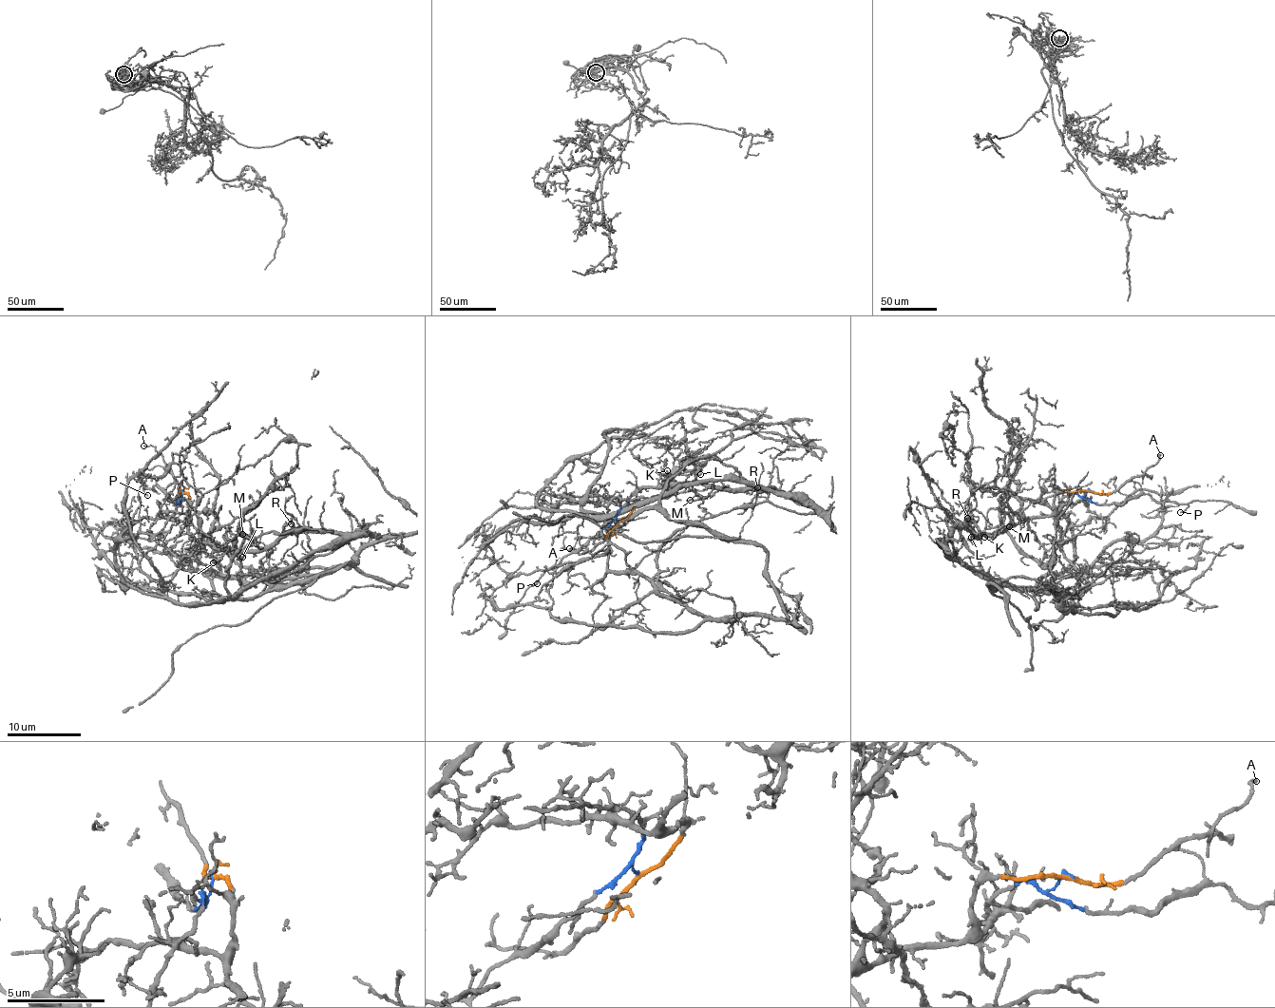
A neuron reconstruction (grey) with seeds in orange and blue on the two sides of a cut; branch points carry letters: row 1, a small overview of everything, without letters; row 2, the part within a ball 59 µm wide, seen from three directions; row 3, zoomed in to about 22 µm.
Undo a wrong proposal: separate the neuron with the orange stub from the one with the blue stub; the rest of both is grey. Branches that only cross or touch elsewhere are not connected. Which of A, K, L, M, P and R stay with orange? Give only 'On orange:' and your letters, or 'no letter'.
On orange: A, K, L, M, R

